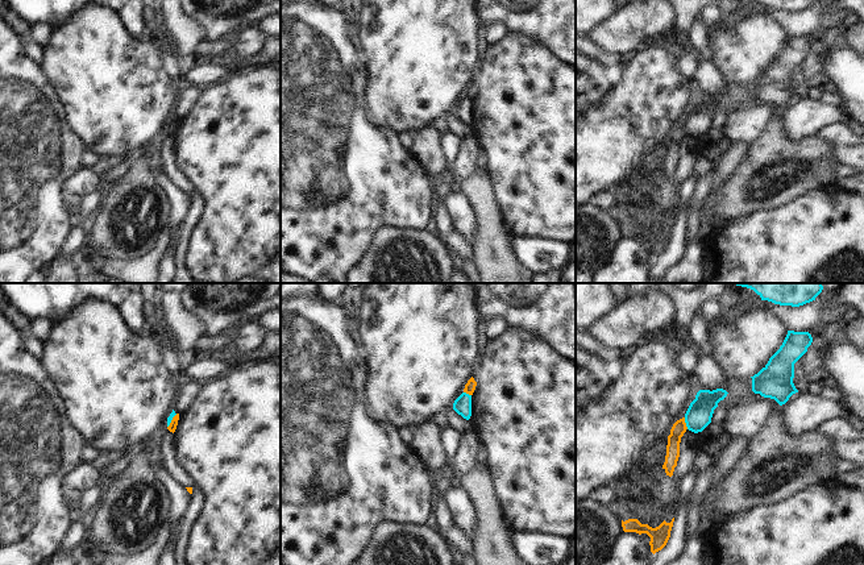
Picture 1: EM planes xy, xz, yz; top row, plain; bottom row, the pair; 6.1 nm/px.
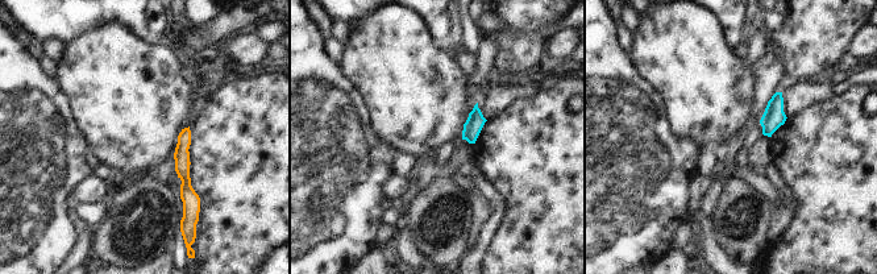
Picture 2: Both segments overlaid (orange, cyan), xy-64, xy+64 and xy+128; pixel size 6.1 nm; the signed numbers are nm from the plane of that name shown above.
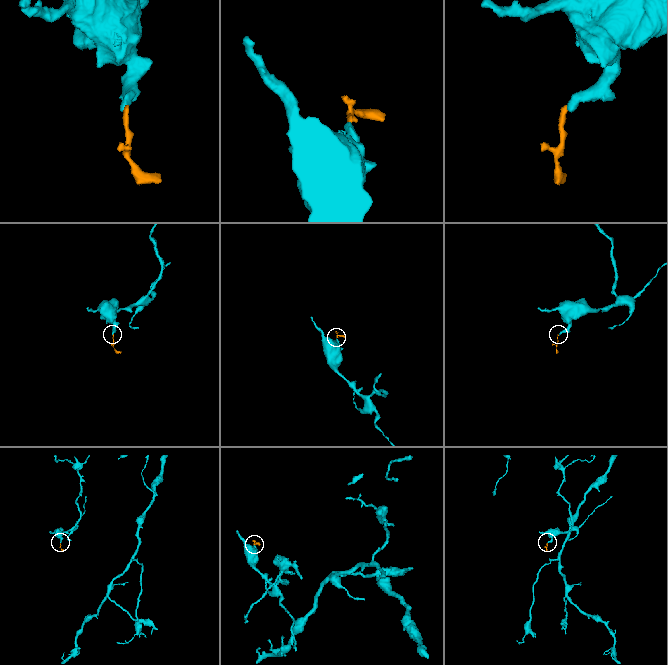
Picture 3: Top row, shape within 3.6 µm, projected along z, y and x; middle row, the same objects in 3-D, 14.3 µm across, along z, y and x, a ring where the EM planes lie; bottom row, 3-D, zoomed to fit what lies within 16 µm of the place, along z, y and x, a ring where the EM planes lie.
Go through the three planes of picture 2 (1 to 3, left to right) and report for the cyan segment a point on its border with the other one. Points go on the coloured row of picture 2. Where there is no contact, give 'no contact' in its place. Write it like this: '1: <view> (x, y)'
1: no contact
2: no contact
3: no contact

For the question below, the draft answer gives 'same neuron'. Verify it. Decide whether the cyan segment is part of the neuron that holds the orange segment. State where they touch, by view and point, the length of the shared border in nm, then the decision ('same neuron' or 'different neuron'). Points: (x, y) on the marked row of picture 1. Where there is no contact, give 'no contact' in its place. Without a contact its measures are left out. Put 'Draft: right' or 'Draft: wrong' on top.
Draft: wrong
yz (685, 423) | 80 nm | different neuron

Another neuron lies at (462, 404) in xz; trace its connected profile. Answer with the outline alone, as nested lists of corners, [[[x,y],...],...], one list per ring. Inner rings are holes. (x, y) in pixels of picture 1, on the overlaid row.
[[[462,392],[453,403],[453,410],[464,419],[469,420],[472,416],[472,395]]]

